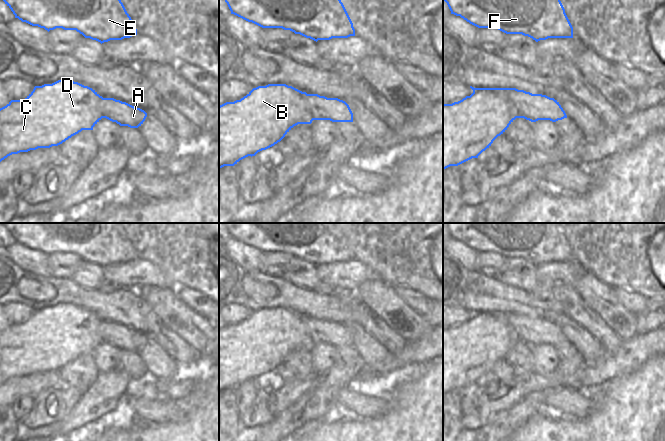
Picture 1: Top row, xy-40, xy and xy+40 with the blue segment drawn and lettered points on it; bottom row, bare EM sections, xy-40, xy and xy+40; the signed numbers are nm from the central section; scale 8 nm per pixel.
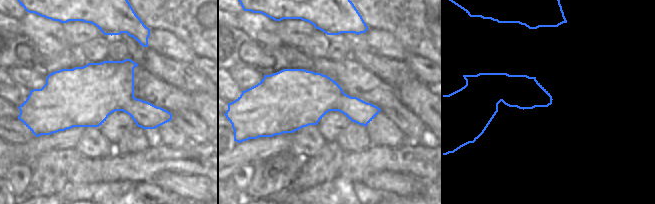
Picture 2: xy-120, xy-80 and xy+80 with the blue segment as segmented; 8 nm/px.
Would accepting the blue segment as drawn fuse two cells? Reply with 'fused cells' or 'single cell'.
fused cells

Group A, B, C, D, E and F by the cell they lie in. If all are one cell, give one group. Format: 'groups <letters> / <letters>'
groups A / B C D E F

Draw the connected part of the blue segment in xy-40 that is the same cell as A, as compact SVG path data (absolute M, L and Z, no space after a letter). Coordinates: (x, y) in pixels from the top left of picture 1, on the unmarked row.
M114 322L101 323L101 337L103 342L130 352L138 352L147 341L144 334Z

